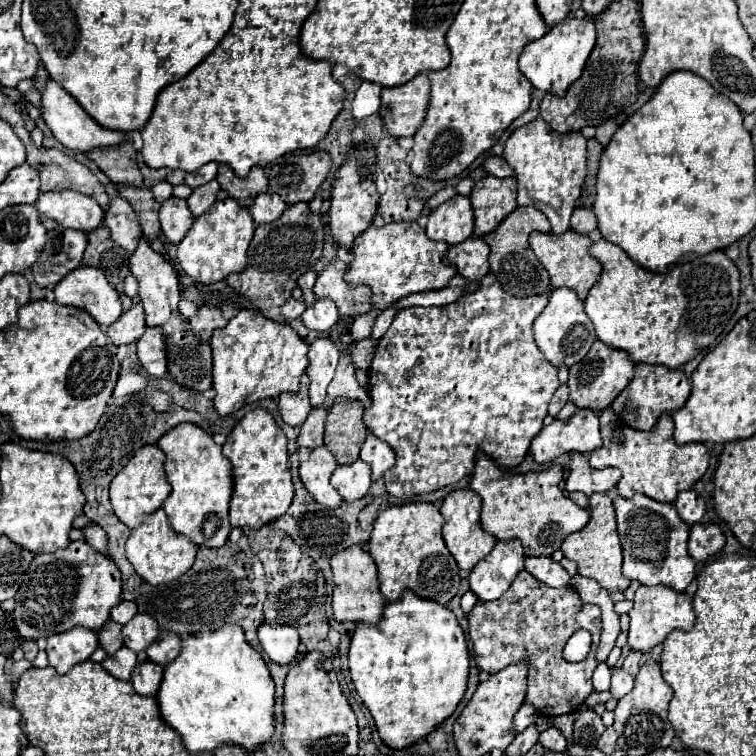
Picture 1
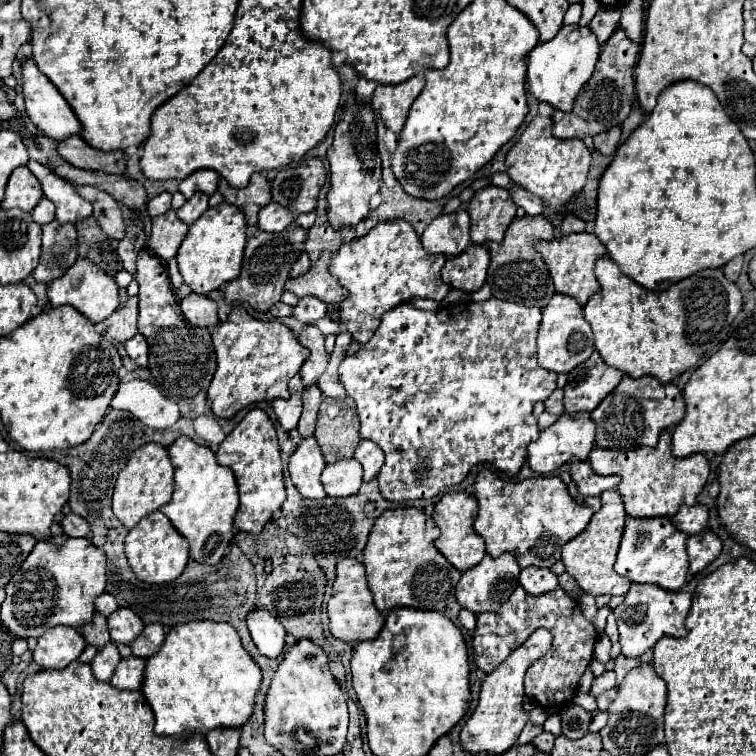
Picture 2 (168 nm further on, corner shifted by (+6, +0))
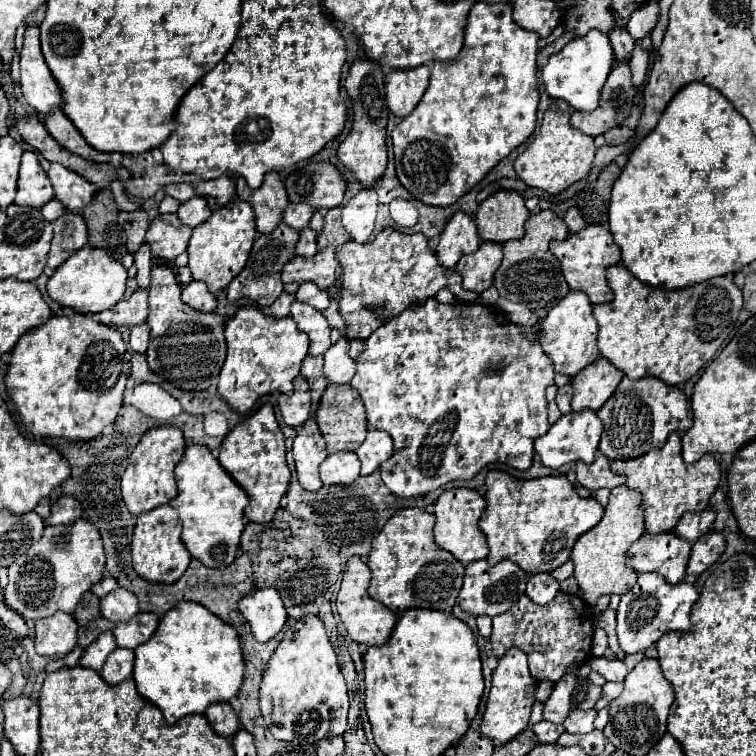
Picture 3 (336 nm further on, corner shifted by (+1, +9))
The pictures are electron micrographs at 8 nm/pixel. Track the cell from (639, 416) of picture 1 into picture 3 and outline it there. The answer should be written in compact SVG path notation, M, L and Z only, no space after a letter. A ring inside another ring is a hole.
M624 376L616 392L596 412L604 424L600 452L614 458L636 458L652 448L662 448L670 432L686 432L692 426L692 408L682 390L660 382L658 378L632 380Z

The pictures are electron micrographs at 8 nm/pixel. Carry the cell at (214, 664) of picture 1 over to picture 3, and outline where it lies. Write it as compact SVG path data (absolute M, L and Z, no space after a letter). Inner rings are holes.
M180 602L160 620L154 636L136 650L134 680L138 692L154 702L168 724L182 716L202 714L212 704L238 698L246 674L240 636L234 626L222 622L198 602Z

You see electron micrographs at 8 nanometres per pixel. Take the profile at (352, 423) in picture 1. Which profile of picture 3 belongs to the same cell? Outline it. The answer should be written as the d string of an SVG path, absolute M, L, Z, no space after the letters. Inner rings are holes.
M328 384L328 388L322 394L318 412L316 412L316 422L326 440L328 454L342 452L342 450L356 450L360 446L360 442L364 442L366 432L368 432L362 398L360 398L358 390L354 390L350 384L342 384L342 386Z

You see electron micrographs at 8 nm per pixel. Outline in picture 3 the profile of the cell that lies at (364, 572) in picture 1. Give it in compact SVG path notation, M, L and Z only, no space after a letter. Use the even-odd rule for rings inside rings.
M350 558L350 562L346 562L346 570L342 576L342 586L336 598L336 608L338 608L342 624L346 626L354 642L366 644L366 646L380 646L382 642L390 638L390 632L396 624L396 616L392 610L388 610L386 606L382 606L380 602L368 596L368 584L370 584L370 568L366 566L366 562L362 558Z

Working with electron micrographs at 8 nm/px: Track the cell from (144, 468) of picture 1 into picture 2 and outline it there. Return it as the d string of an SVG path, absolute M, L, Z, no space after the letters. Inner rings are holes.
M145 443L133 451L129 463L117 477L115 491L113 491L113 513L127 529L131 529L145 515L169 503L171 493L173 493L173 465L167 449L159 443Z

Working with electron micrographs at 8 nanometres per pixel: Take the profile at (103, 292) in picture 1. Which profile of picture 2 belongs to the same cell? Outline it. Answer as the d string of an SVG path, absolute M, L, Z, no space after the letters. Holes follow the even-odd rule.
M77 259L63 277L53 281L47 289L47 297L49 297L51 307L71 305L93 323L105 321L119 307L119 287L117 287L115 279L109 277L107 273L103 273L93 261L87 261L87 259Z

